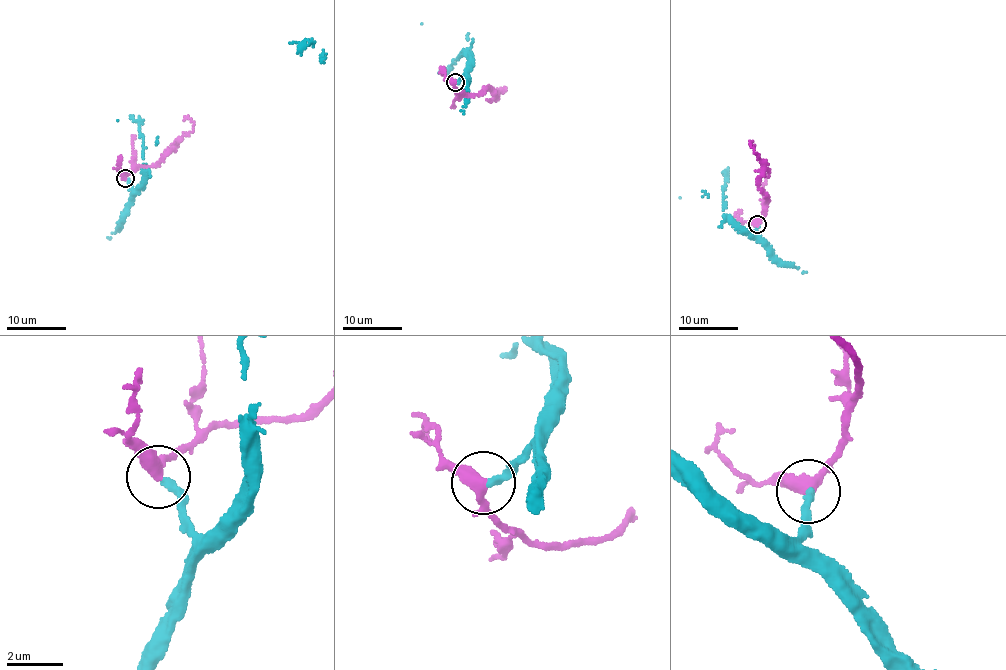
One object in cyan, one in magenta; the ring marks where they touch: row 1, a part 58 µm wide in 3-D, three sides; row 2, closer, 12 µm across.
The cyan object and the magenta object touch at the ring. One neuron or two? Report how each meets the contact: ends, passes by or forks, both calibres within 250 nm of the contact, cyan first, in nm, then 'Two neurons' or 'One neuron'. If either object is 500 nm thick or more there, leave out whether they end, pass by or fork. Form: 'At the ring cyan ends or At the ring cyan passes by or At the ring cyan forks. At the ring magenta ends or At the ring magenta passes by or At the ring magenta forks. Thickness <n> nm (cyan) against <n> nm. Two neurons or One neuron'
At the ring cyan ends. At the ring magenta passes by. Thickness 240 nm (cyan) against 400 nm. One neuron

